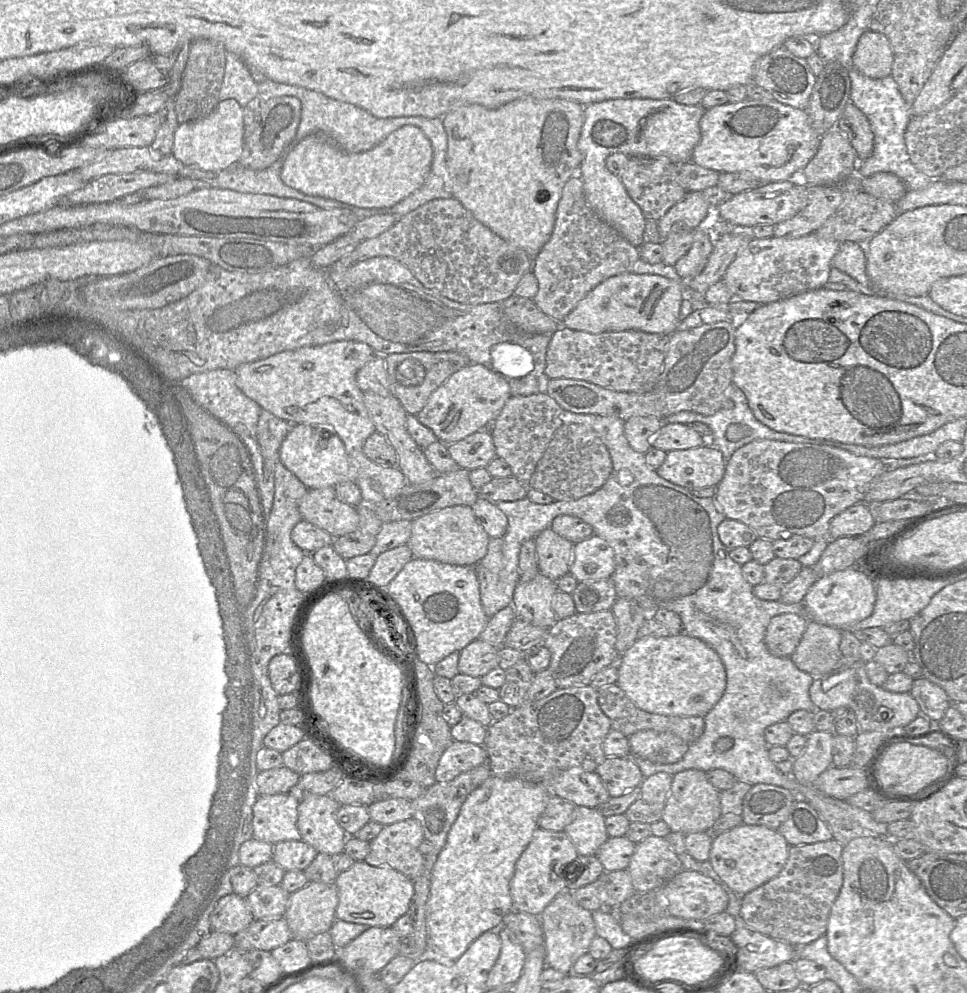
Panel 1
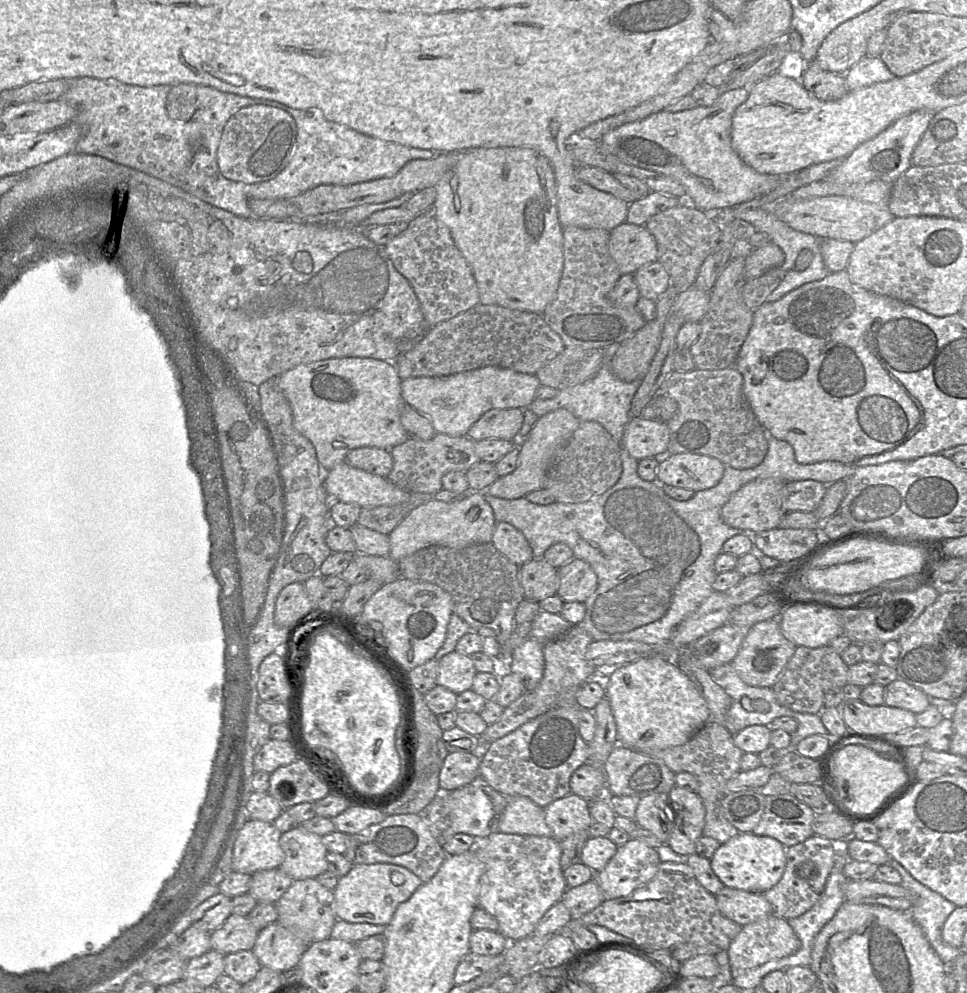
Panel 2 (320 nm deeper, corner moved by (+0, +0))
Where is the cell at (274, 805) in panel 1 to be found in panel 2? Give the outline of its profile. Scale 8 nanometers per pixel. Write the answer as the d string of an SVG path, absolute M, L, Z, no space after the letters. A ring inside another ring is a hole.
M248 820L235 841L233 871L253 875L280 867L284 861L281 835L273 822Z

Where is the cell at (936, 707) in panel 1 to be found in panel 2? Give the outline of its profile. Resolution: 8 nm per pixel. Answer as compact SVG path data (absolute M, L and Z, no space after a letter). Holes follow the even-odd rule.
M898 678L885 686L884 705L904 708L918 714L925 711L930 703L928 695L922 690Z

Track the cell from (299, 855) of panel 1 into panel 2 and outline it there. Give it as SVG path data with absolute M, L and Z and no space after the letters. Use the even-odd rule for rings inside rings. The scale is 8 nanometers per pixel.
M279 867L258 871L252 875L249 893L258 903L275 904L293 882Z

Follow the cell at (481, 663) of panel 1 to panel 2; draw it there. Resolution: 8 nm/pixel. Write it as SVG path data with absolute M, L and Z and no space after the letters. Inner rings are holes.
M454 650L438 660L437 685L458 695L472 689L476 673L471 657Z

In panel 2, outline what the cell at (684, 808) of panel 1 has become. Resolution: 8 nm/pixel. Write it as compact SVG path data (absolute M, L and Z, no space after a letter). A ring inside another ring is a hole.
M675 785L668 793L673 830L667 845L677 854L689 856L703 835L705 806L697 792Z

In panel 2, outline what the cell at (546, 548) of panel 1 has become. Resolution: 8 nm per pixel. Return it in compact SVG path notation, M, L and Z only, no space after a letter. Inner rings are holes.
M533 558L519 567L519 578L526 599L541 602L557 594L558 569L542 558Z

